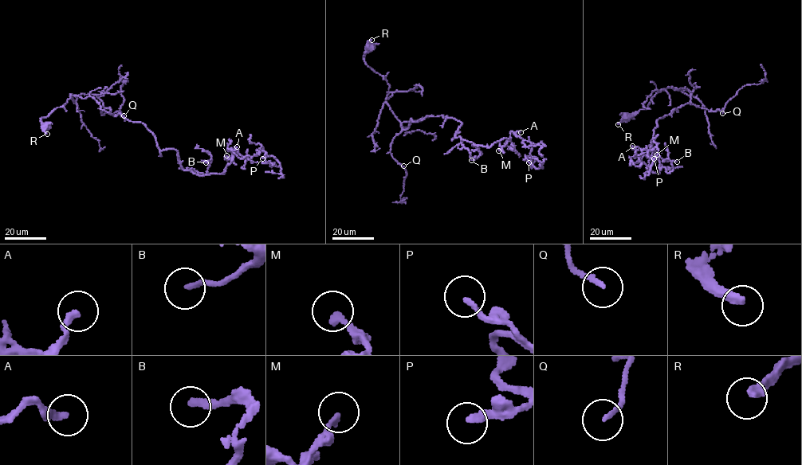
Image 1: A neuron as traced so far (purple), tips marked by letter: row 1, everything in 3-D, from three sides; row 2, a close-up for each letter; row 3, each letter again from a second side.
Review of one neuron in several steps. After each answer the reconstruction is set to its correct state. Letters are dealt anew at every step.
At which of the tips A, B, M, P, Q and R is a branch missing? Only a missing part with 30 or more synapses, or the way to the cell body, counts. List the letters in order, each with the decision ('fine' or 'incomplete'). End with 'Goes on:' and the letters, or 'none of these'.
A: fine
B: incomplete
M: fine
P: fine
Q: fine
R: fine
Goes on: B

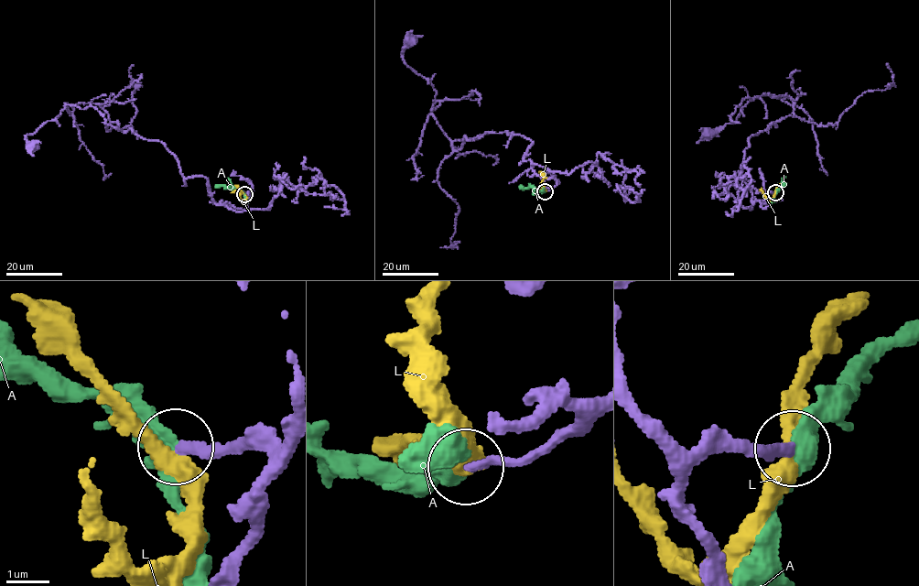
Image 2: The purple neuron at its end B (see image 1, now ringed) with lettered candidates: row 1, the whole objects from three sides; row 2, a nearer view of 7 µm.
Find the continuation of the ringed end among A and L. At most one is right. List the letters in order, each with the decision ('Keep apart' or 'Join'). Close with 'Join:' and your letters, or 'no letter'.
A: Keep apart
L: Keep apart
Join: no letter

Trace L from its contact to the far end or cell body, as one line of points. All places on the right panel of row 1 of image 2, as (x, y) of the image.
L: (775, 193), (769, 200), (760, 190)

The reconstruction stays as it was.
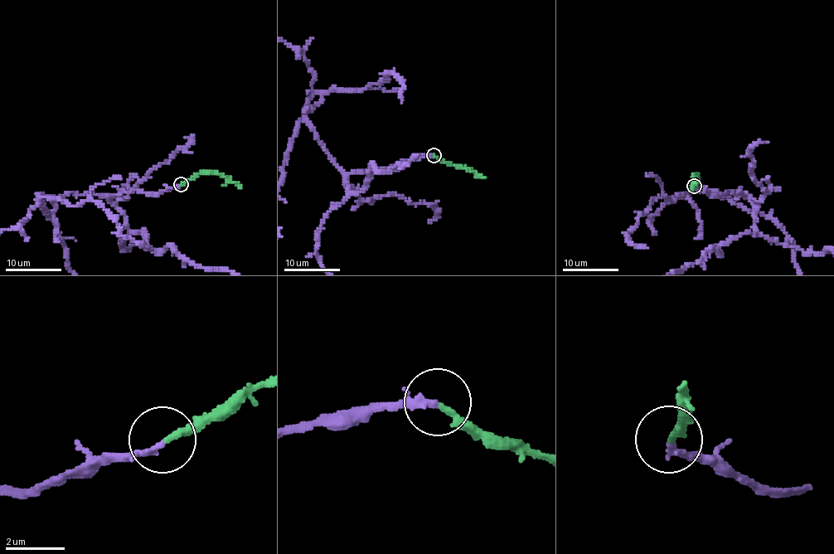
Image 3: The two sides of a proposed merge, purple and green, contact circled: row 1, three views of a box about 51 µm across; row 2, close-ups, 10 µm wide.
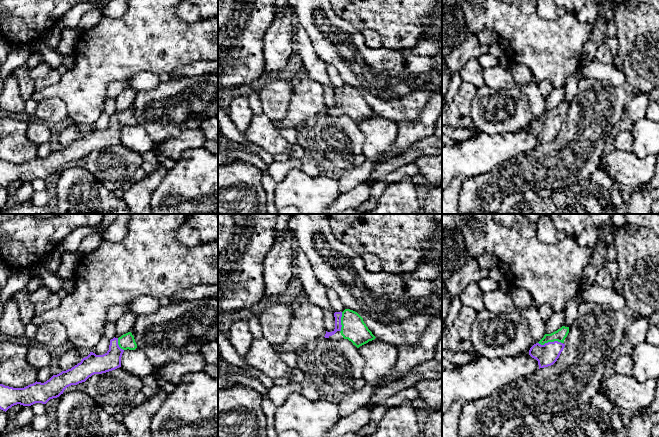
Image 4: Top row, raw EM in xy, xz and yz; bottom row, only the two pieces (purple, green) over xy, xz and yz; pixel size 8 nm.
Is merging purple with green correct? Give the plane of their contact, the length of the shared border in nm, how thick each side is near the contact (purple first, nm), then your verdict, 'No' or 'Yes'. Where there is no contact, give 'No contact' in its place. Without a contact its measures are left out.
Touches purple in yz. Shared border 200 nm. Thickness 170 nm (purple) against 90 nm. Yes

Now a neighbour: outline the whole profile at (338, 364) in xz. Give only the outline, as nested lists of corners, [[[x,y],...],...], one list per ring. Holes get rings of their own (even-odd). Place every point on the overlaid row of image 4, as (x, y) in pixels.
[[[323,337],[310,350],[310,363],[325,388],[345,395],[354,391],[356,380],[363,378],[365,360],[348,339]]]

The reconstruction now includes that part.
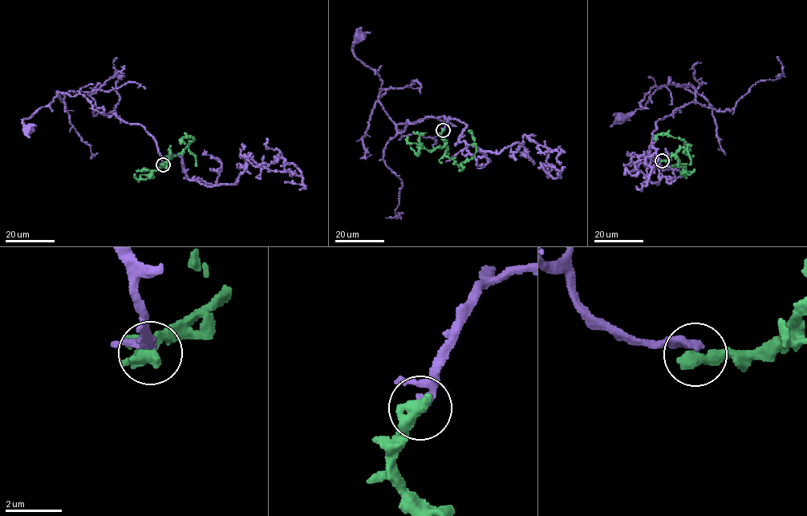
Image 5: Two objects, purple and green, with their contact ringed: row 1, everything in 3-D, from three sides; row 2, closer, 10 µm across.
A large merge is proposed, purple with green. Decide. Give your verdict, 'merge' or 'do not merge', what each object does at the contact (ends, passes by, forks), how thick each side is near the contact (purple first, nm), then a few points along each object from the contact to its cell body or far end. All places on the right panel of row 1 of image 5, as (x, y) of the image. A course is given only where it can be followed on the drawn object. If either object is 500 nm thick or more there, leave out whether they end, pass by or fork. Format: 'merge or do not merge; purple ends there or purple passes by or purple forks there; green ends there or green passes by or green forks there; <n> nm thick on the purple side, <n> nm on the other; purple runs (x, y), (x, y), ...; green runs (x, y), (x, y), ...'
do not merge; 280 nm thick on the purple side, 550 nm on the other; purple runs (661, 160), (651, 156), (650, 146), (657, 120), (695, 103), (692, 86), (658, 88), (643, 108), (620, 119); green runs (661, 160), (669, 160), (681, 148), (685, 154), (690, 146), (665, 133), (656, 135), (656, 141)

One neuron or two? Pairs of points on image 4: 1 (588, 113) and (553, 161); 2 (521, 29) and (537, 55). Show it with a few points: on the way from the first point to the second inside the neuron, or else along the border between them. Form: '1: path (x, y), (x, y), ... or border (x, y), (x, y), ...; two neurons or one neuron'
1: path (587, 125), (565, 149); one neuron
2: path (524, 35), (537, 49); one neuron

